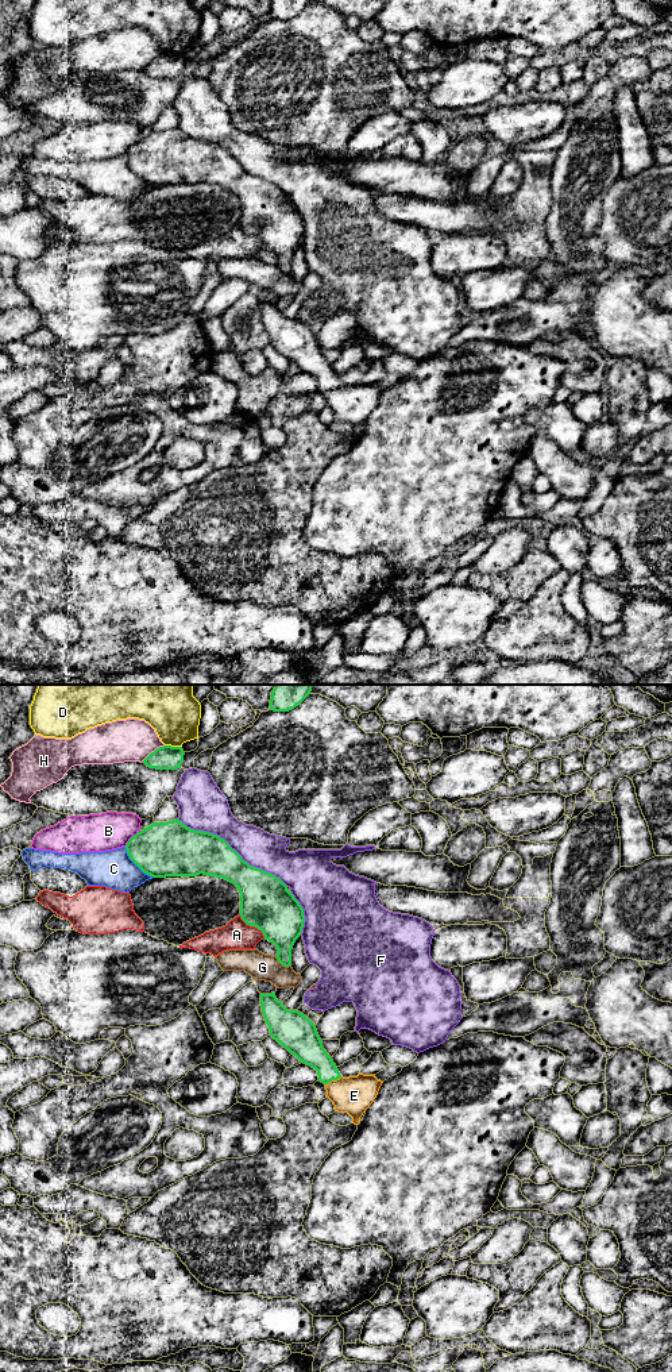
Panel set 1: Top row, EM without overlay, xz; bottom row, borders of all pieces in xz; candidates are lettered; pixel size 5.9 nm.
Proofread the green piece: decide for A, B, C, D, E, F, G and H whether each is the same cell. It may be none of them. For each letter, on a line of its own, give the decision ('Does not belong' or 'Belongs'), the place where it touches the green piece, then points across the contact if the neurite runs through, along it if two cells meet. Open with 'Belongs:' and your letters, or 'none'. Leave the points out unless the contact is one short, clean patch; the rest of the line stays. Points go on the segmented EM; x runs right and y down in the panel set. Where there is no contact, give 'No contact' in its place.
Belongs: E
A: Does not belong. Touches green at xz (253, 925)
B: Does not belong. Touches green at xz (131, 837)
C: Does not belong. Touches green at xz (136, 864)
D: Does not belong. Touches green at xz (173, 747)
E: Belongs. Touches green at xz (333, 1079). Path across: xz (306, 1047), (324, 1064), (333, 1079), (350, 1095), (354, 1095)
F: Does not belong. Touches green at xz (231, 848)
G: Does not belong. Touches green at xz (282, 964). Boundary: xz (274, 956), (282, 964), (290, 966)
H: Does not belong. Touches green at xz (151, 752)

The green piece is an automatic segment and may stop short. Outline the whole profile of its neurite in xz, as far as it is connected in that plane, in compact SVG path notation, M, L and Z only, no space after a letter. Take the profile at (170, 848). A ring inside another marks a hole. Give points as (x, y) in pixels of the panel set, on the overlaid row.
M177 818L167 822L152 822L132 836L125 849L130 859L152 878L204 874L233 883L240 893L242 920L258 928L264 939L277 947L275 957L282 966L291 966L291 949L305 922L302 906L279 878L250 866L224 839L209 832L190 829Z

